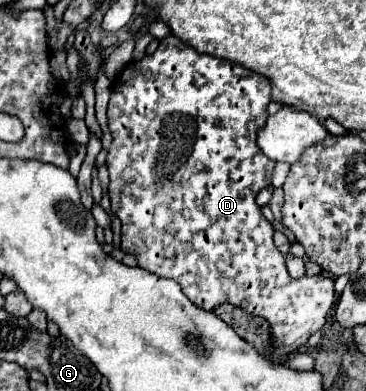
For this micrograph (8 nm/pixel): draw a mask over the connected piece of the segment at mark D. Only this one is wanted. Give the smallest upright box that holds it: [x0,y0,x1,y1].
[106,35,336,359]

